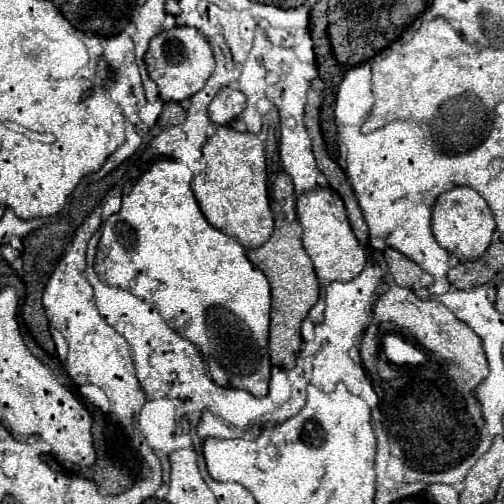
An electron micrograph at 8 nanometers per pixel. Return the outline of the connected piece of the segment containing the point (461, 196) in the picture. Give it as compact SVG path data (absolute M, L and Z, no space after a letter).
M454 185L438 195L432 215L432 233L446 251L456 253L456 257L460 259L478 257L490 245L494 229L496 229L496 221L490 205L472 187Z

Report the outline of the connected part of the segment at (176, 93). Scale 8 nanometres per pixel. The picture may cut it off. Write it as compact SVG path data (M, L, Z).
M174 25L168 31L160 29L160 33L152 37L144 61L148 77L158 85L162 101L182 101L184 97L194 95L206 85L208 77L214 71L214 57L208 41L200 35L198 29L188 25L186 27Z

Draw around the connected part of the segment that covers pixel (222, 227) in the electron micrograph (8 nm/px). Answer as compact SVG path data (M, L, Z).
M265 123L257 135L240 133L232 127L218 127L202 149L206 169L192 181L192 191L206 221L218 231L236 237L246 249L262 245L274 229L267 186L264 142L270 126Z

